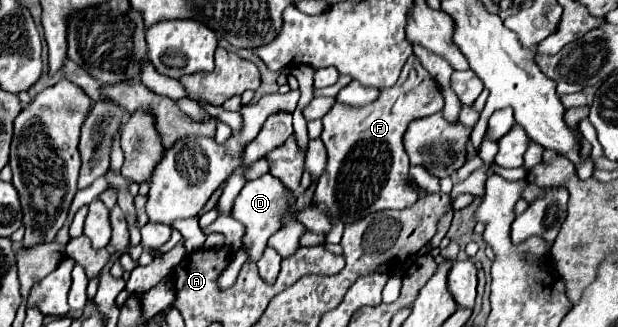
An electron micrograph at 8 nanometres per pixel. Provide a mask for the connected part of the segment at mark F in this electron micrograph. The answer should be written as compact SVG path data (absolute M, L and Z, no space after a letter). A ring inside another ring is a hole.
M411 55L393 87L381 89L379 97L365 107L335 103L323 117L321 141L327 149L327 167L321 173L313 201L323 203L331 217L353 223L365 213L383 209L405 209L417 201L409 183L409 157L403 147L403 133L409 123L443 109L443 97L421 61Z

